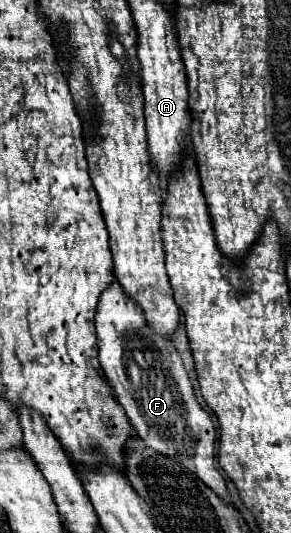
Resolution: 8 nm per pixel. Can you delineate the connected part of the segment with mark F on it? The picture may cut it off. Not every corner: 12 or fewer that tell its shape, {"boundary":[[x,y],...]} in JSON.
{"boundary":[[113,281],[99,363],[135,433],[229,501],[167,335]]}

